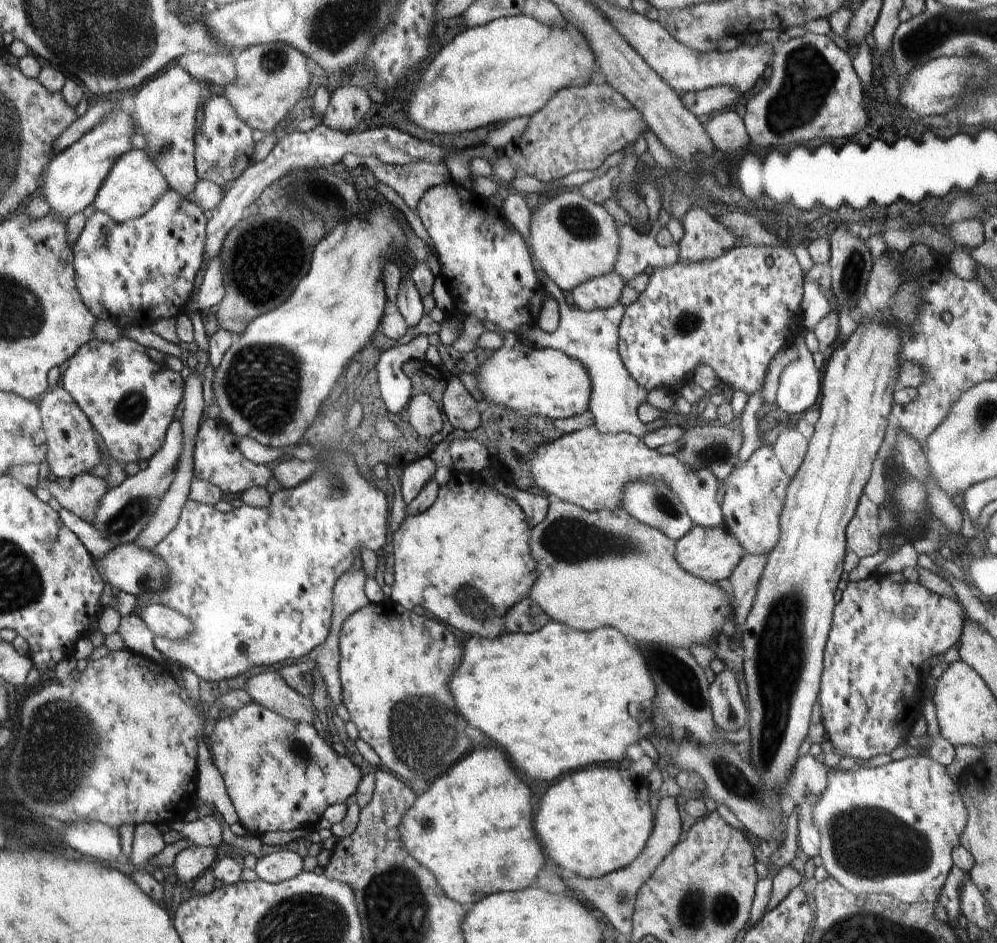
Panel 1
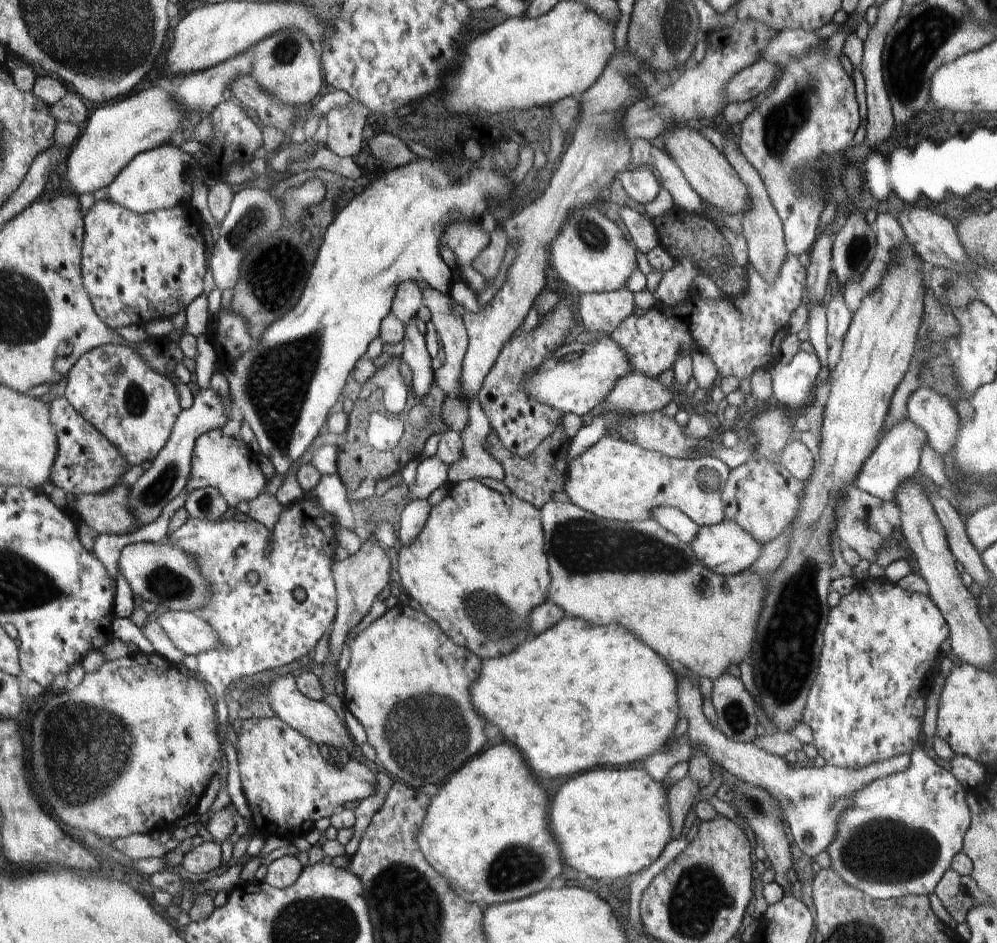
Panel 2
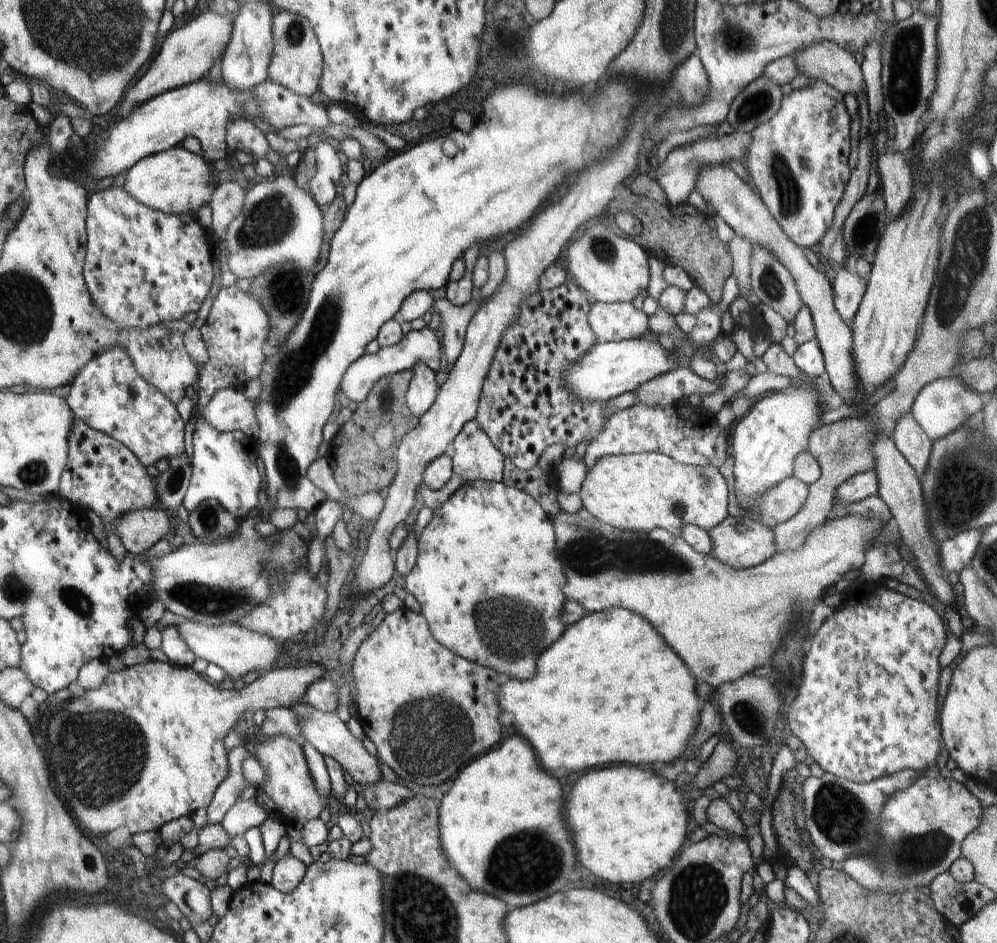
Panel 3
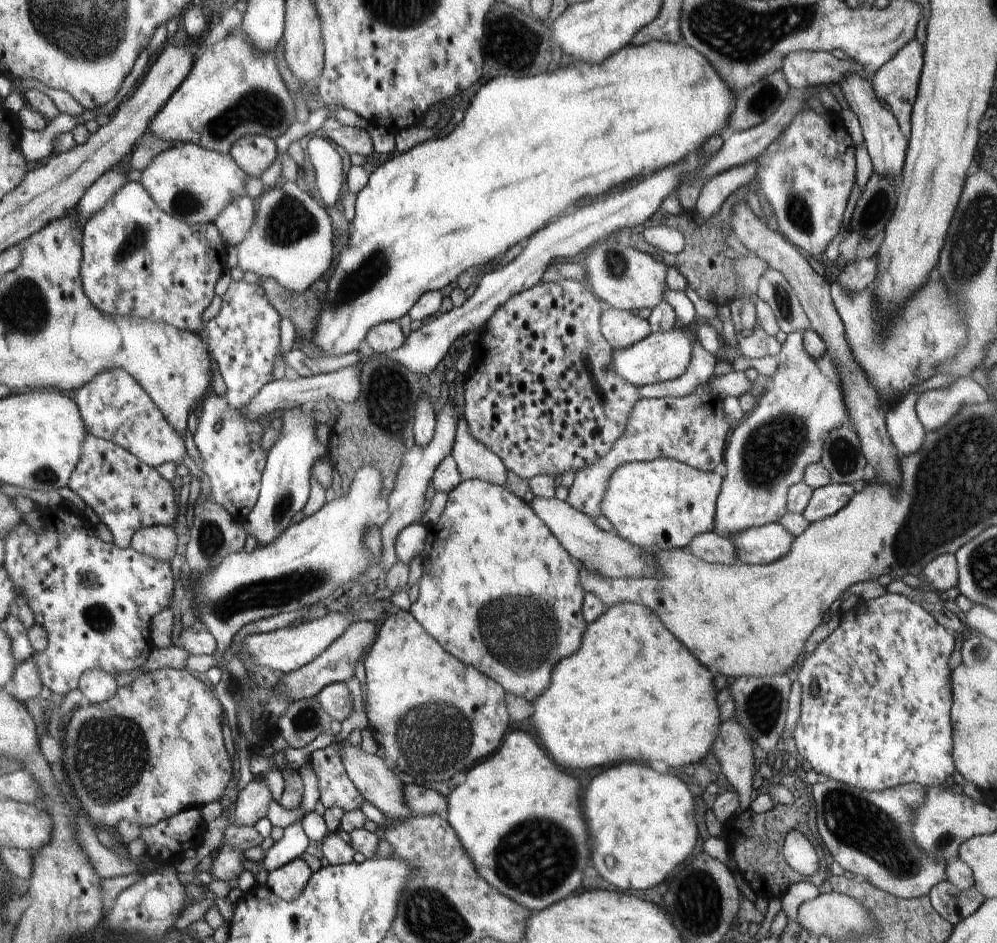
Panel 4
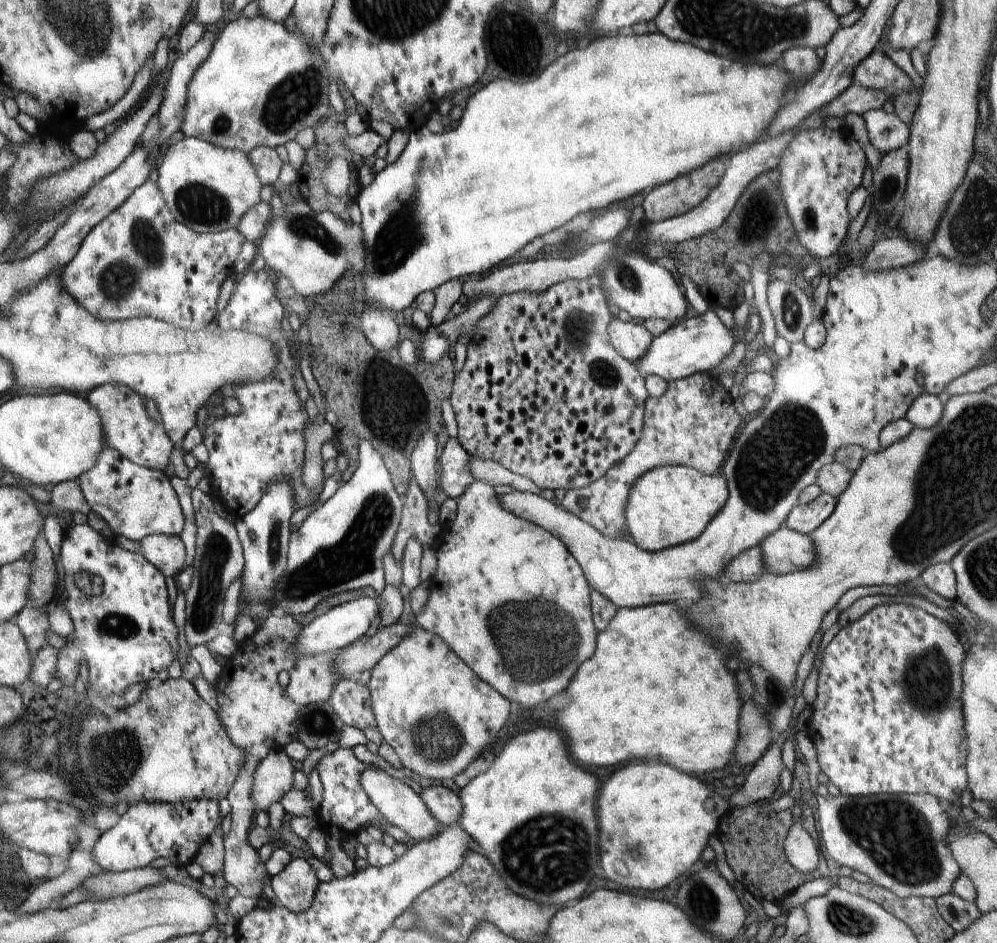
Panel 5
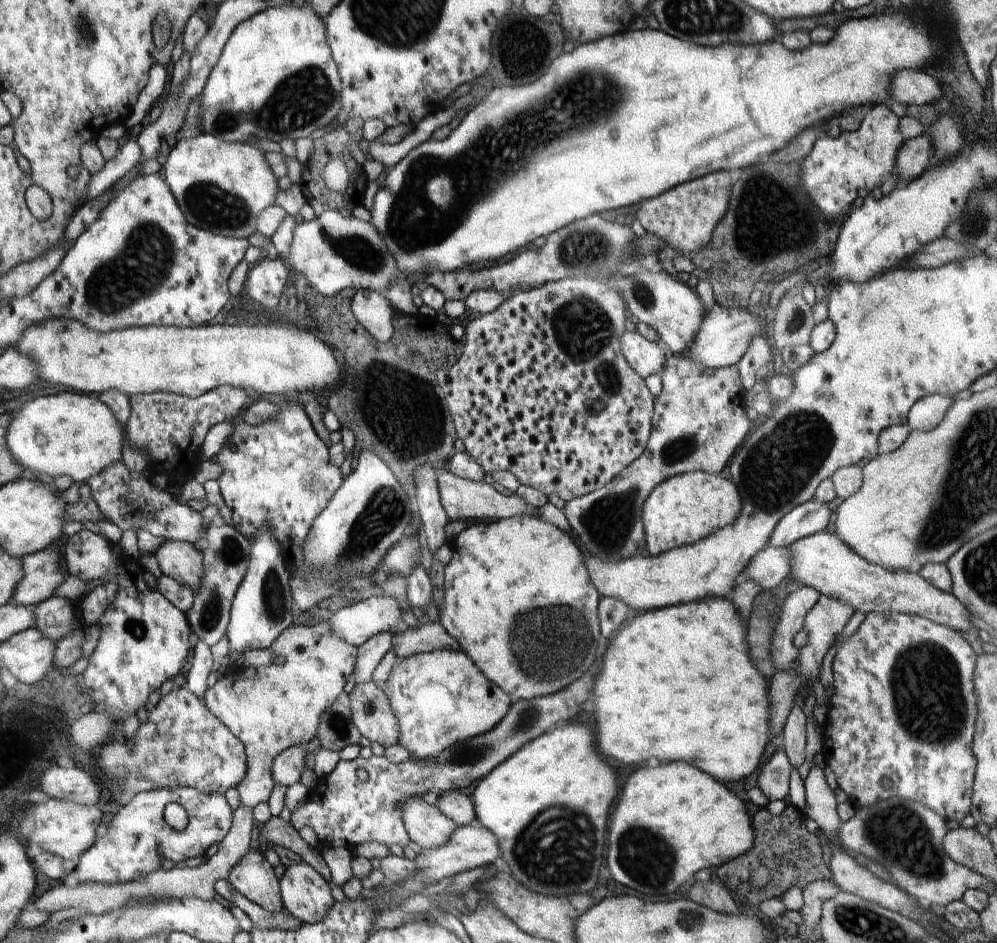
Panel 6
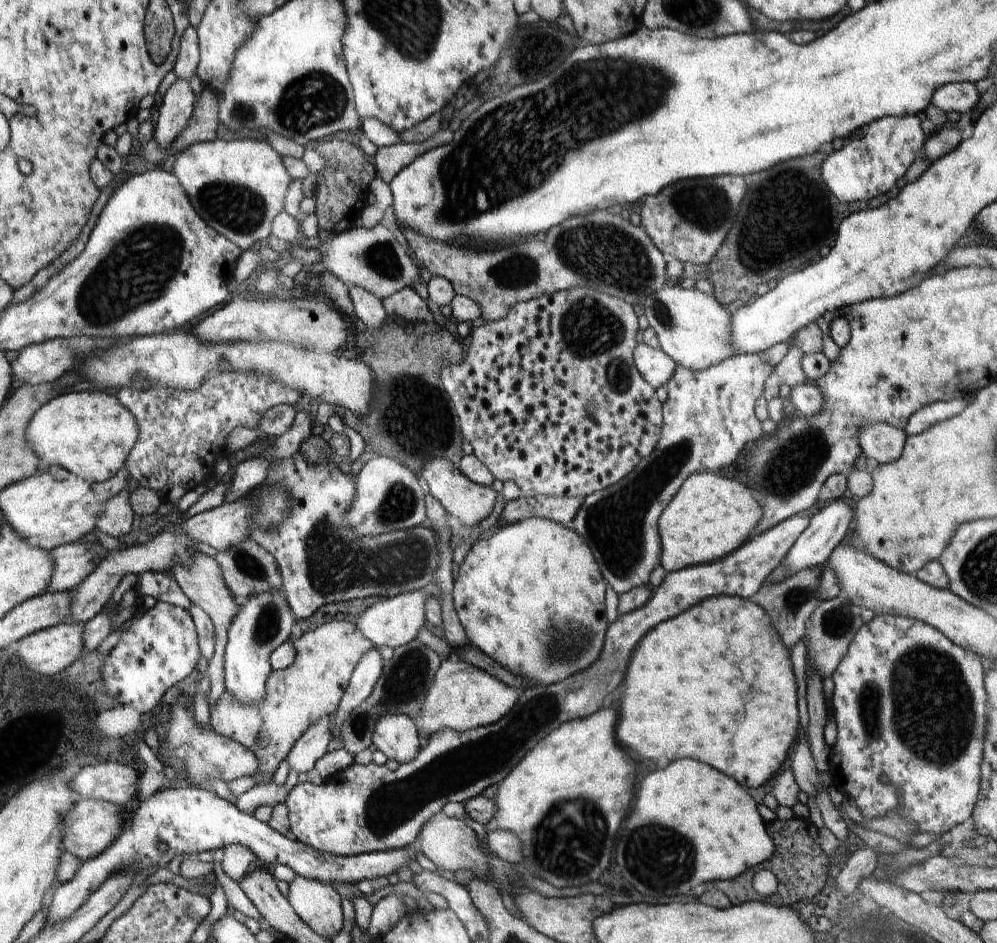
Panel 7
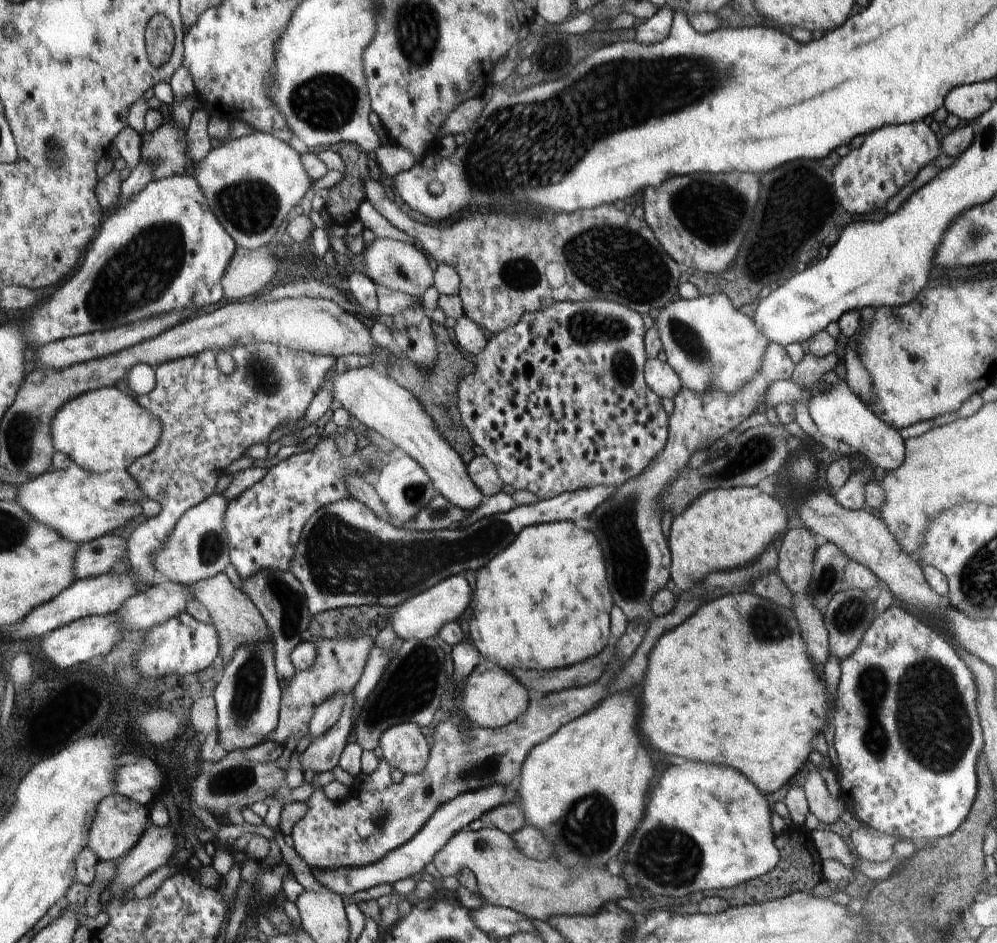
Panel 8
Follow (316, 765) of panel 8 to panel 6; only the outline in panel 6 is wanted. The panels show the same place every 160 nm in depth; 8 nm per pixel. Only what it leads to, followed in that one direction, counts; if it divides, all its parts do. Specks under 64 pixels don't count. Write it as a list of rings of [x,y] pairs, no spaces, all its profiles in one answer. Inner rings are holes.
[[[380,633],[357,647],[353,670],[356,685],[372,681],[372,672],[376,670],[376,666],[392,648],[392,636],[391,633]]]

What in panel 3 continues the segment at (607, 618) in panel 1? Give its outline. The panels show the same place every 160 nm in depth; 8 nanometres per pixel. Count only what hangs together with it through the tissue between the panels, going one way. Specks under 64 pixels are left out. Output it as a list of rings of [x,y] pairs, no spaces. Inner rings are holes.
[[[560,510],[555,516],[551,516],[554,525],[556,537],[557,557],[563,566],[563,571],[566,577],[566,582],[563,584],[562,592],[566,595],[568,601],[579,602],[589,613],[600,612],[610,607],[624,607],[628,610],[638,613],[643,616],[654,628],[659,632],[659,635],[670,645],[671,649],[686,663],[691,675],[698,679],[699,682],[706,682],[712,688],[718,688],[721,684],[738,680],[743,676],[749,675],[756,668],[764,666],[773,660],[775,652],[782,644],[785,635],[792,631],[793,625],[799,624],[799,619],[807,613],[812,613],[814,604],[818,599],[824,598],[824,590],[830,586],[834,586],[839,580],[847,577],[854,577],[860,572],[865,563],[865,552],[878,541],[886,540],[895,547],[898,544],[900,534],[895,529],[896,526],[886,524],[878,517],[861,517],[859,514],[850,513],[843,517],[830,517],[824,521],[818,528],[810,532],[809,537],[806,537],[803,547],[793,551],[782,551],[776,553],[766,562],[747,569],[730,568],[727,564],[715,559],[712,555],[705,555],[694,550],[681,536],[674,536],[671,532],[664,529],[655,528],[647,533],[621,531],[612,526],[601,523],[598,519],[587,521],[580,517],[579,513],[567,513]]]

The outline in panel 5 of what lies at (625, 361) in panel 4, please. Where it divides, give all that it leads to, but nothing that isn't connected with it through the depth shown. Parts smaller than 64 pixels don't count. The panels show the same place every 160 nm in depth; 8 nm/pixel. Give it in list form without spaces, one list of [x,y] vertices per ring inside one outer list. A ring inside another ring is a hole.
[[[709,308],[704,314],[688,315],[660,336],[653,337],[650,348],[634,366],[644,378],[656,375],[667,383],[718,368],[722,360],[732,354],[737,342],[732,329],[727,328],[712,308]]]

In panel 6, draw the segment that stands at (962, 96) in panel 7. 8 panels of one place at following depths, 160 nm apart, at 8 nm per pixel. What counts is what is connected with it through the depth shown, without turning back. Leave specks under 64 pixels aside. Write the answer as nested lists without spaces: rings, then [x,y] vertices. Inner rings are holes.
[[[900,70],[900,74],[894,76],[894,84],[891,86],[891,98],[900,104],[920,105],[938,102],[944,96],[944,88],[940,88],[938,80],[914,70]]]

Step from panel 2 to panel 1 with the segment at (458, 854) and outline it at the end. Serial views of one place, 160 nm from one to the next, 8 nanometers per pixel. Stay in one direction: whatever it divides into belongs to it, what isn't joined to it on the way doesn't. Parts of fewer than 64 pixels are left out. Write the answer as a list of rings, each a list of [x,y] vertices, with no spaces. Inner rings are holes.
[[[500,748],[474,750],[429,787],[406,810],[396,830],[402,850],[434,876],[450,900],[467,908],[492,894],[529,888],[536,878],[542,878],[545,854],[532,828],[532,792],[516,776]]]

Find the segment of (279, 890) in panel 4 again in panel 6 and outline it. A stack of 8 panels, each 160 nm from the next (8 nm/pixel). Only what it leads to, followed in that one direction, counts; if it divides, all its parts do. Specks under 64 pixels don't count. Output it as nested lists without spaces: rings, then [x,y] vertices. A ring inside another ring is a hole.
[[[304,862],[286,868],[279,889],[285,912],[302,923],[313,925],[324,920],[335,903],[327,880]]]

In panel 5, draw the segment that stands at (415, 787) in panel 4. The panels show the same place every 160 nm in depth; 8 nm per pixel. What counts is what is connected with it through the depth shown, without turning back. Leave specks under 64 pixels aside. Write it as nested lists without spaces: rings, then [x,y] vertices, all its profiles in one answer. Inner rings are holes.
[[[428,786],[420,798],[442,826],[458,824],[462,812],[459,794],[444,786]]]

